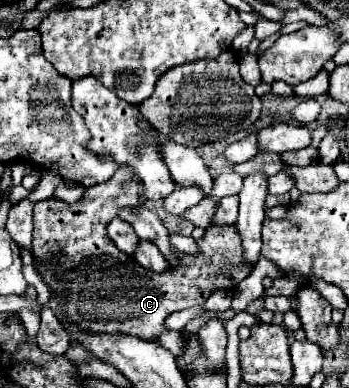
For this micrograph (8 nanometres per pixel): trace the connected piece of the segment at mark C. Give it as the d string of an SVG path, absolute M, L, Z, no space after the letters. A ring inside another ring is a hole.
M117 169L115 175L101 183L87 187L81 195L81 201L77 203L65 203L61 199L45 199L37 201L33 209L33 243L31 243L31 253L33 261L39 265L41 277L45 277L47 285L65 297L65 287L67 287L67 307L63 307L63 313L67 313L67 323L77 327L79 331L85 333L125 333L125 335L135 335L145 341L157 341L159 335L165 331L165 319L173 311L183 311L187 307L203 305L205 299L219 289L233 291L249 273L251 269L241 269L241 239L237 237L237 229L233 225L217 225L209 227L205 231L205 237L197 241L197 253L183 253L179 249L171 249L173 255L177 255L179 265L169 267L167 271L153 273L151 269L145 269L133 261L127 253L117 249L113 241L109 241L109 235L105 233L105 225L117 215L121 207L137 207L141 205L139 191L141 183L129 177L131 171L127 169Z

